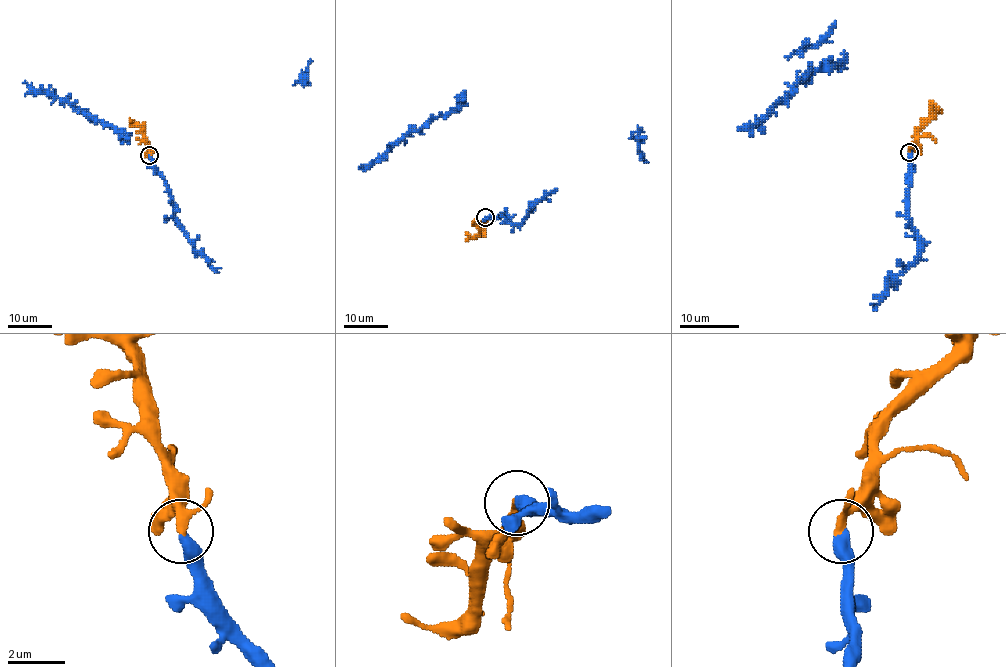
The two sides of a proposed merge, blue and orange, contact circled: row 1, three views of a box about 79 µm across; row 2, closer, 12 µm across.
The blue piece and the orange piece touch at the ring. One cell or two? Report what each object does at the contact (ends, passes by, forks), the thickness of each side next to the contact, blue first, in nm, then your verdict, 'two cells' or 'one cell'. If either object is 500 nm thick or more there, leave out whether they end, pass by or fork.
blue ends; orange passes by; calibres 460 and 280 nm; one cell

